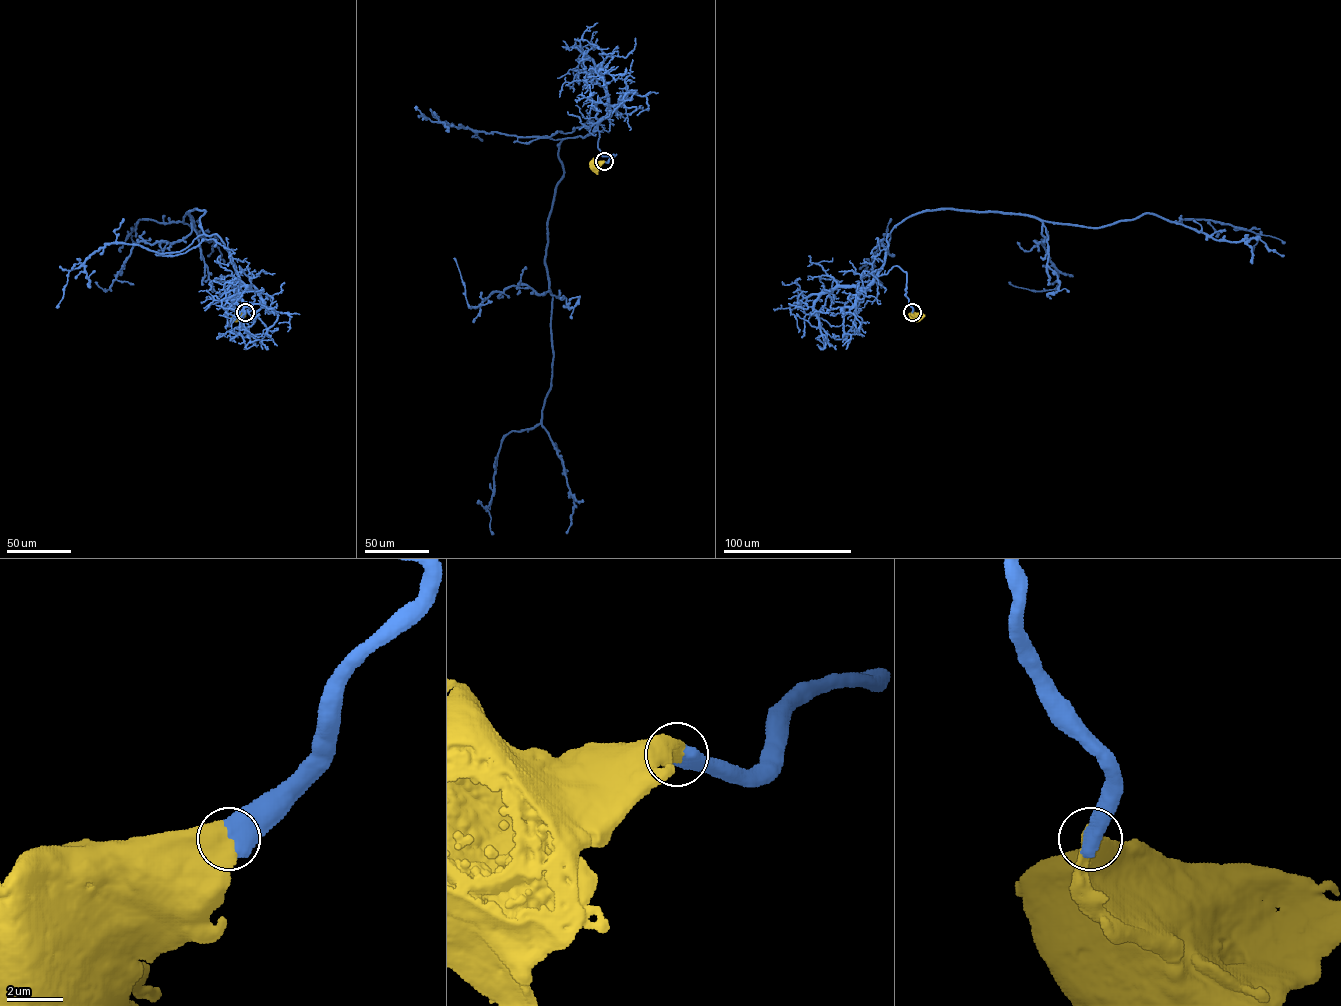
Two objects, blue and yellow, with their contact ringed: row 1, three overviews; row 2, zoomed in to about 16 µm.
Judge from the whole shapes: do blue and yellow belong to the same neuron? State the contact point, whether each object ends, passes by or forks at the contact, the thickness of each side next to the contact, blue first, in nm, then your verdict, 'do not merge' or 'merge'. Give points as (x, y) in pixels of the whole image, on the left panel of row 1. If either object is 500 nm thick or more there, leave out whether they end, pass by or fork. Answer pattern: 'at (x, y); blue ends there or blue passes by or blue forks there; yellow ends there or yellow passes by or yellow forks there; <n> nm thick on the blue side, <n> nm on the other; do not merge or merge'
at (245, 312); 700 nm thick on the blue side, 700 nm on the other; merge

